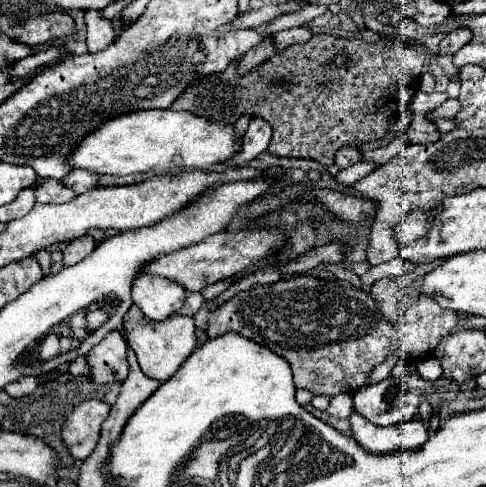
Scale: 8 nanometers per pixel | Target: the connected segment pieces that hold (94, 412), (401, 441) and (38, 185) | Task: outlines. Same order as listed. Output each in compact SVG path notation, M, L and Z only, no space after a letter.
M89 400L89 402L83 402L81 406L77 406L67 416L61 432L63 432L63 440L69 448L69 452L75 458L85 460L91 456L93 448L99 442L101 424L109 416L109 410L111 410L111 406L107 402Z
M353 412L351 422L351 434L355 442L371 454L391 454L399 448L419 448L425 438L429 438L429 428L421 420L409 420L383 428L371 424L367 418L361 418L359 412Z
M37 178L35 184L31 186L31 190L35 192L37 202L55 202L55 204L63 204L71 198L75 198L75 192L61 184L59 180L53 178Z

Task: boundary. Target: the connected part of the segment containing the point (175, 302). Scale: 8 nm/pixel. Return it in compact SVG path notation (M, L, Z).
M141 274L133 282L131 298L145 318L159 322L173 316L183 306L185 288L161 276Z

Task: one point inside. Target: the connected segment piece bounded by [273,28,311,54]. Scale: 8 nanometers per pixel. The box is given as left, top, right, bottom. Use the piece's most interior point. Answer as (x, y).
(285, 38)

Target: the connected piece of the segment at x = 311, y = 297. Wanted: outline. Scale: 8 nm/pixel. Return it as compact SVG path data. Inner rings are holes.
M295 276L289 280L279 280L271 286L257 286L247 292L235 294L231 300L227 300L223 306L213 310L209 314L209 338L217 338L225 332L237 332L273 352L283 356L295 376L295 386L305 388L313 392L315 396L337 396L343 394L345 390L355 392L359 386L363 386L369 370L373 370L377 364L385 362L391 352L397 356L405 356L409 364L419 364L425 358L429 358L431 352L435 352L437 344L459 330L459 314L447 308L441 308L435 298L431 296L417 296L409 298L401 304L403 312L399 322L393 326L389 324L383 314L377 308L375 298L361 290L355 288L347 282L323 282L313 276Z

